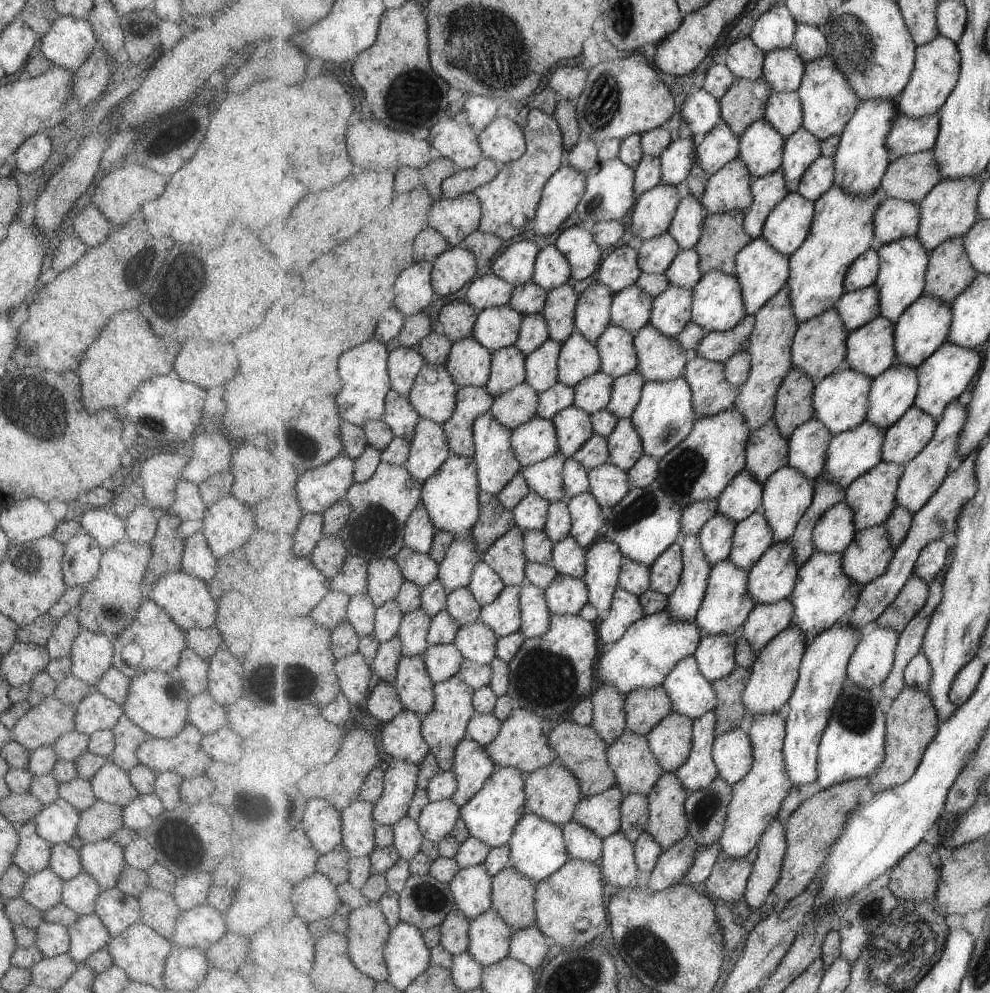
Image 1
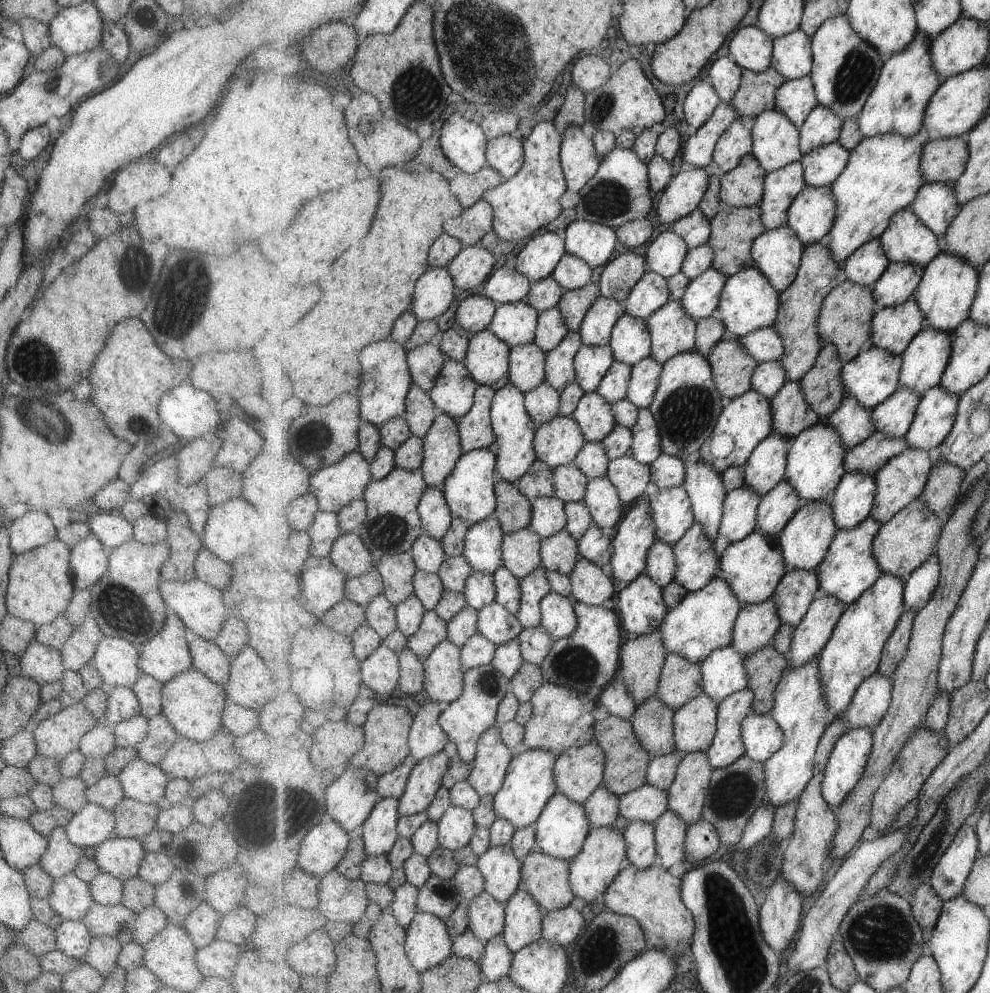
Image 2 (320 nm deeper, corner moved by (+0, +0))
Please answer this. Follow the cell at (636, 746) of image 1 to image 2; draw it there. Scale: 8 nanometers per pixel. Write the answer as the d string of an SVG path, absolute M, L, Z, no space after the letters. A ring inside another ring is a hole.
M655 695L639 703L631 717L637 736L653 759L677 750L676 712L659 695Z

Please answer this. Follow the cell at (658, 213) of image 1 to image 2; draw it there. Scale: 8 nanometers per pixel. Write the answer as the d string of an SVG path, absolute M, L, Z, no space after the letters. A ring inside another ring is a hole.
M685 166L664 190L657 206L661 222L674 223L700 208L713 174L704 167Z

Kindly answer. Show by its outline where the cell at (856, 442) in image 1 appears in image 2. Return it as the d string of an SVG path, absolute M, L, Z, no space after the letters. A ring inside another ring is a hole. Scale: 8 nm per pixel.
M901 387L883 404L874 408L877 431L888 437L905 437L916 419L921 399L921 391Z

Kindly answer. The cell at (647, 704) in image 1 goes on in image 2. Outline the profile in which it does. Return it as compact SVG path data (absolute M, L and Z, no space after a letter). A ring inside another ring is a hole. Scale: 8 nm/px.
M669 652L662 670L661 682L657 695L659 695L672 709L678 710L704 693L703 682L702 663L689 660L686 656L678 652Z

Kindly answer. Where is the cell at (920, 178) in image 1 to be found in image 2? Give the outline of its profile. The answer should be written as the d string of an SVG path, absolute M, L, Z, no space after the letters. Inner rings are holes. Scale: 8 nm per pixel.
M961 137L929 139L924 146L922 173L929 183L954 183L967 170L970 156L968 142Z

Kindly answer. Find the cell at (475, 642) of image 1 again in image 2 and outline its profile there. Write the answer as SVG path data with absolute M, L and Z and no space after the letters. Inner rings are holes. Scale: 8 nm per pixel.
M496 600L484 606L479 612L478 632L489 637L497 646L520 636L524 631L516 613Z

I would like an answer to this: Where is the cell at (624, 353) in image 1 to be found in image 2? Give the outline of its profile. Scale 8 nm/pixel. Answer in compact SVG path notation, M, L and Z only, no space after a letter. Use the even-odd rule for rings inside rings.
M626 311L613 329L610 345L617 361L625 361L633 367L652 356L652 334L648 320Z

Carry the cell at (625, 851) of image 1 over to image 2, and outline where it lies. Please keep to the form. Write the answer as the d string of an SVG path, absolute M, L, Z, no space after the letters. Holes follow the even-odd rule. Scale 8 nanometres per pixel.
M631 821L624 828L629 843L629 860L639 868L648 869L659 863L656 843L656 824L649 821Z

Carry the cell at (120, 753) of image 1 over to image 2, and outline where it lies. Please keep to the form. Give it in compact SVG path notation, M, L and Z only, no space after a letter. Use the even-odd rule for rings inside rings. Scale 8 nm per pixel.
M161 714L148 717L147 726L147 734L134 746L136 757L156 765L172 747L177 734L172 724Z

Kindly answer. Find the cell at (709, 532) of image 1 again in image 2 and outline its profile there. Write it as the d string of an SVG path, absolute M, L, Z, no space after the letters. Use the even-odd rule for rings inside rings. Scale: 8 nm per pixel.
M749 485L729 491L720 533L727 536L731 542L747 538L758 528L758 510L761 501L762 494Z

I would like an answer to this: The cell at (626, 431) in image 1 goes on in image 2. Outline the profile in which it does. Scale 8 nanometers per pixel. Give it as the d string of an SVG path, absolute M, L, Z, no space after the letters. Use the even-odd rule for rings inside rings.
M650 407L639 409L639 420L632 426L634 443L631 454L637 461L650 465L663 455L662 432L660 424Z

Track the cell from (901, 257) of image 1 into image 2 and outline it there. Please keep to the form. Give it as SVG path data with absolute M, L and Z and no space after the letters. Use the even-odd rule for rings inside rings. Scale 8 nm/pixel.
M911 208L900 210L880 239L891 262L917 263L924 268L943 250L941 238Z

